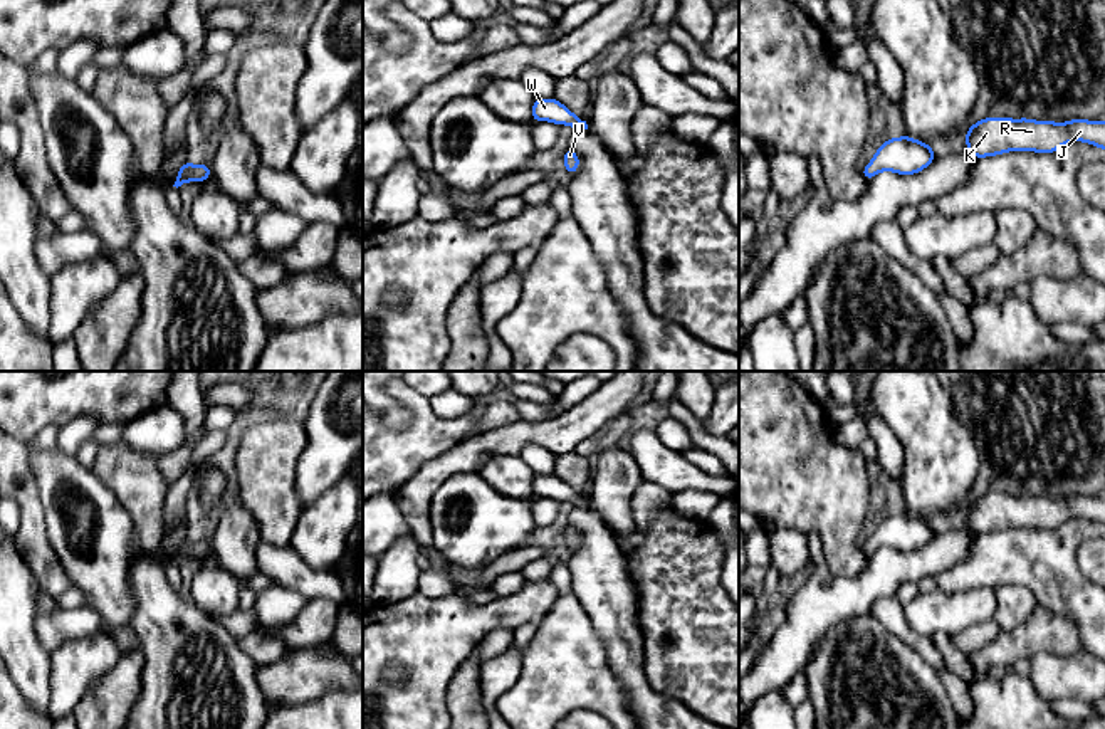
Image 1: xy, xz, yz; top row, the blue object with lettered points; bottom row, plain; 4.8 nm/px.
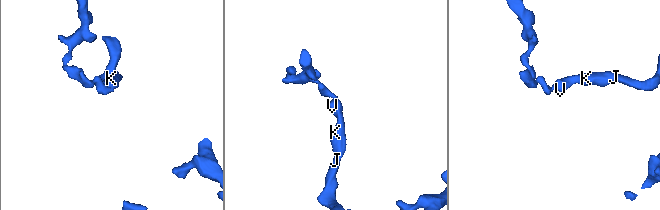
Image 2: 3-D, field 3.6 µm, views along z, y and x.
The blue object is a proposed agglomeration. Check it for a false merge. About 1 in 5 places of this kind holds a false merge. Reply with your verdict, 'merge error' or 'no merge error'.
no merge error

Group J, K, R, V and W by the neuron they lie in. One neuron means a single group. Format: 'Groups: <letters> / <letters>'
Groups: J K R V W

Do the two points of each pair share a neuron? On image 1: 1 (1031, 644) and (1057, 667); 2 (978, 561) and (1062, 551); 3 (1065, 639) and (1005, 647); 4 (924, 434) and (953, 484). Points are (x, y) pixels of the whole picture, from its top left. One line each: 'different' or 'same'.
1: different
2: same
3: same
4: same

